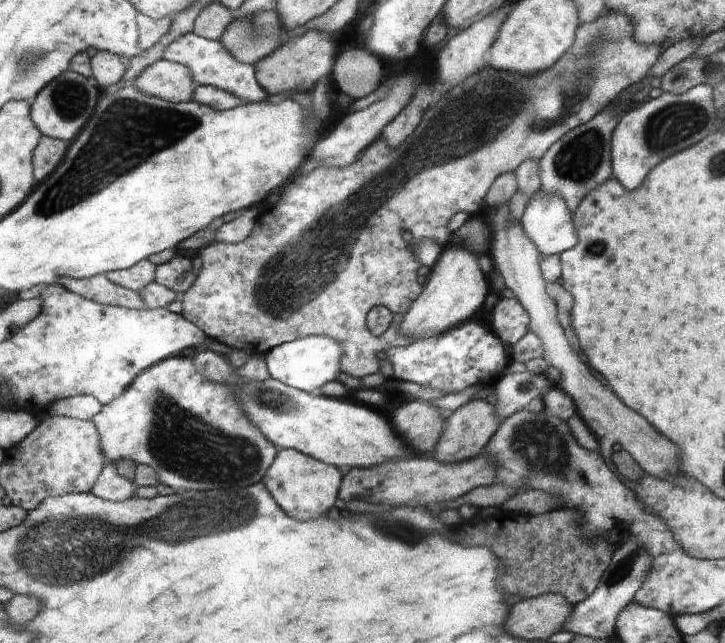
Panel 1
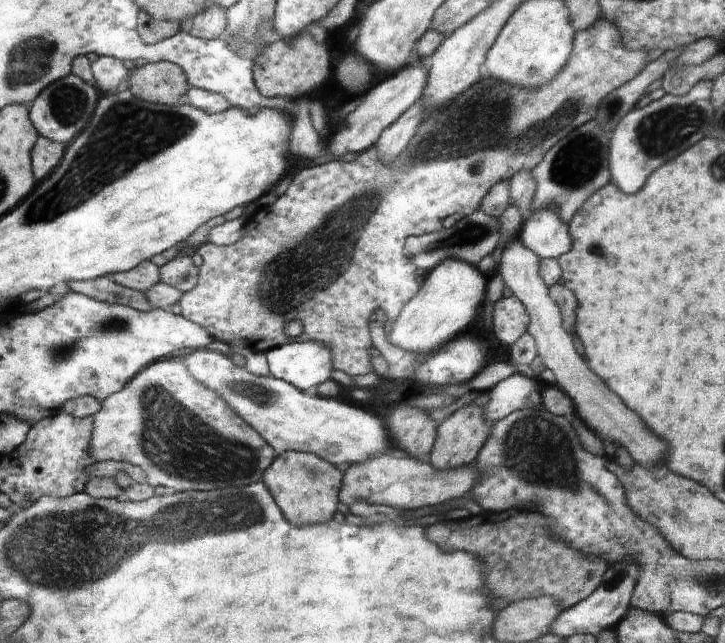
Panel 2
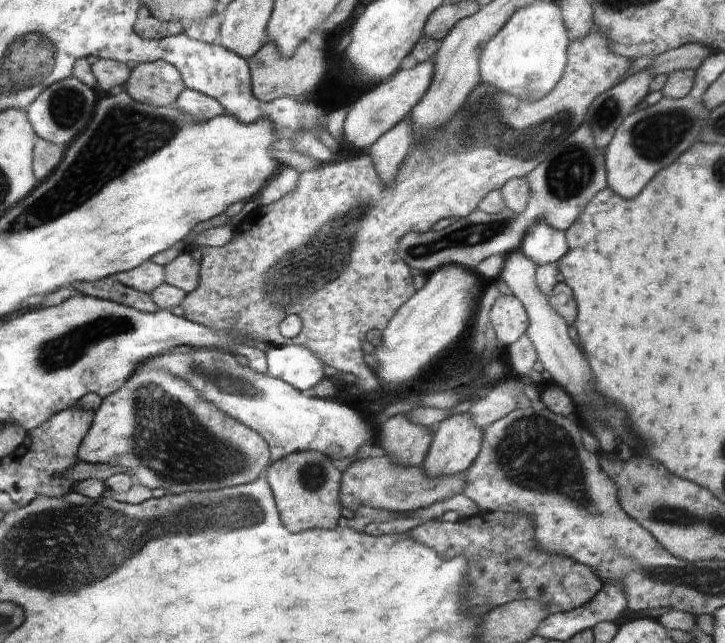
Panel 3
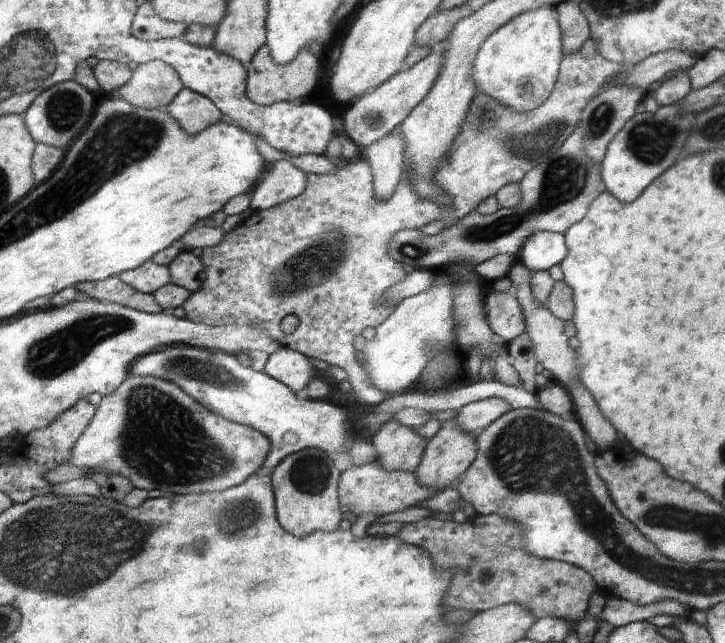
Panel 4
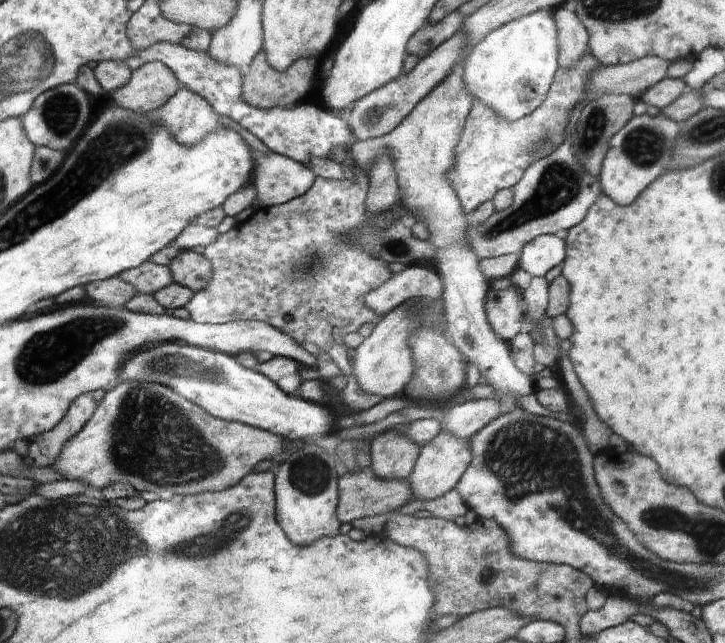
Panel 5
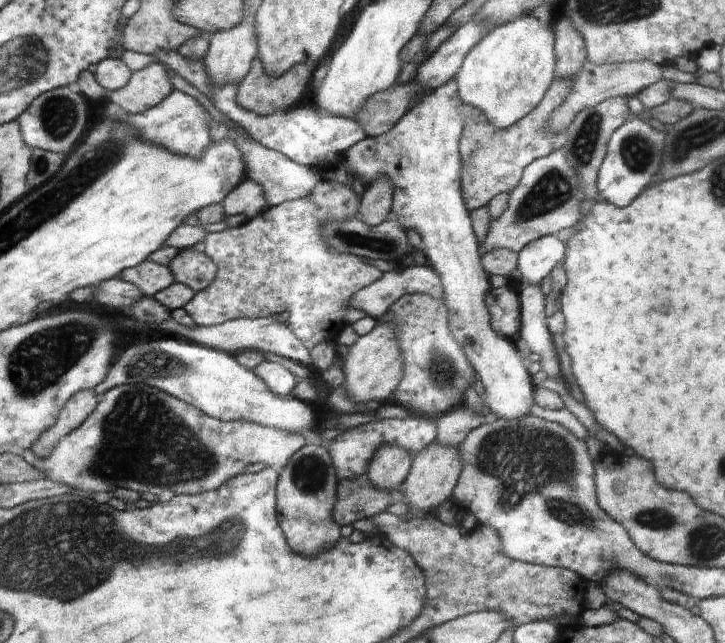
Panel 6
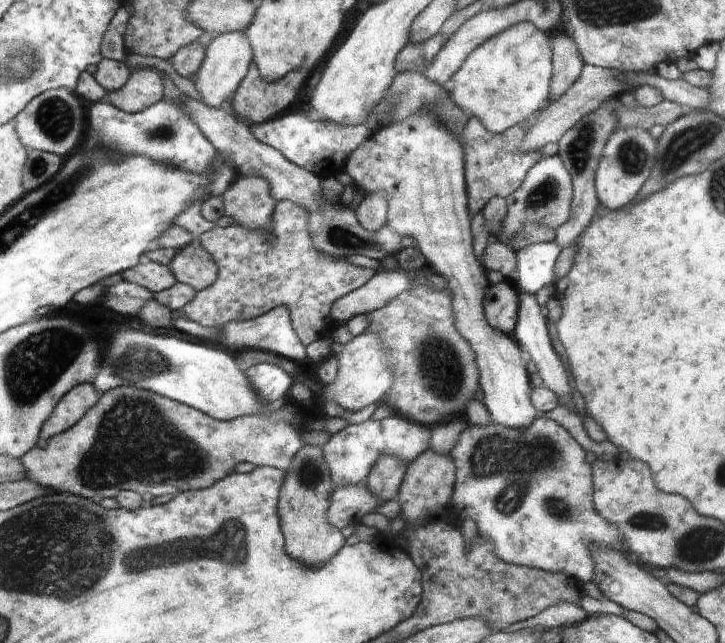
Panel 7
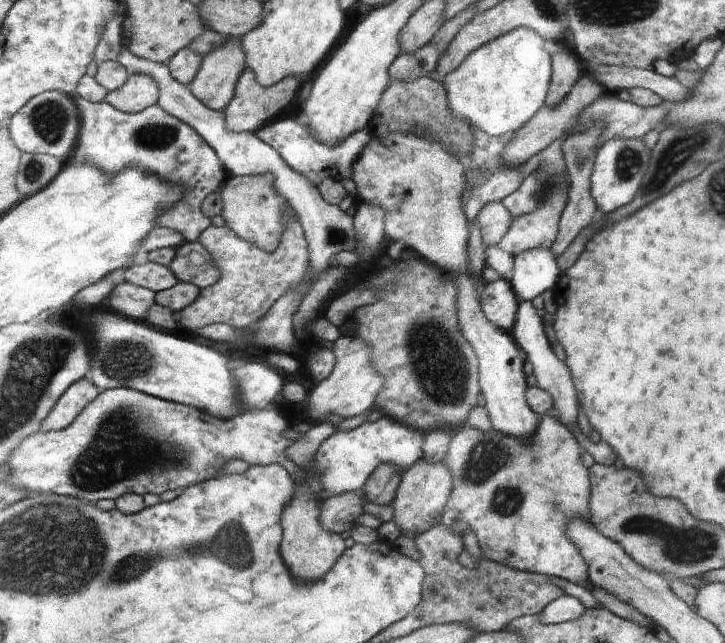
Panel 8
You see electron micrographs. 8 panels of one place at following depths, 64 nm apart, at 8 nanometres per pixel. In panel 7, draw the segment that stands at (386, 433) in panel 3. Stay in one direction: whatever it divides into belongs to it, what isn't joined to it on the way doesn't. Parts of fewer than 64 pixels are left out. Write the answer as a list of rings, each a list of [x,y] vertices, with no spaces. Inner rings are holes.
[[[386,454],[370,470],[366,486],[385,503],[396,499],[406,474],[407,463]]]

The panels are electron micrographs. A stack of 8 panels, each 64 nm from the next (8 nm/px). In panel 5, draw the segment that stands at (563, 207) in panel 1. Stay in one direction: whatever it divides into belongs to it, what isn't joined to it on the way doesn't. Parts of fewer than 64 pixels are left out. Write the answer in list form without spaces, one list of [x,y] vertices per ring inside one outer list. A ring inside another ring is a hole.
[[[542,234],[530,240],[519,255],[518,268],[532,277],[545,276],[567,258],[567,243],[562,235]]]

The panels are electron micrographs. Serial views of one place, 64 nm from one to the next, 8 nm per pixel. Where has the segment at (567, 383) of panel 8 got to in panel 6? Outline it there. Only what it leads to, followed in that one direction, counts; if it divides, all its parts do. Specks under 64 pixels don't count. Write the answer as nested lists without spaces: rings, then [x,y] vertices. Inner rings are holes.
[[[528,284],[522,288],[522,334],[520,338],[528,344],[533,354],[540,356],[541,370],[546,372],[548,378],[563,379],[562,368],[558,364],[558,357],[548,331],[547,317],[545,316],[546,295],[541,285]]]

